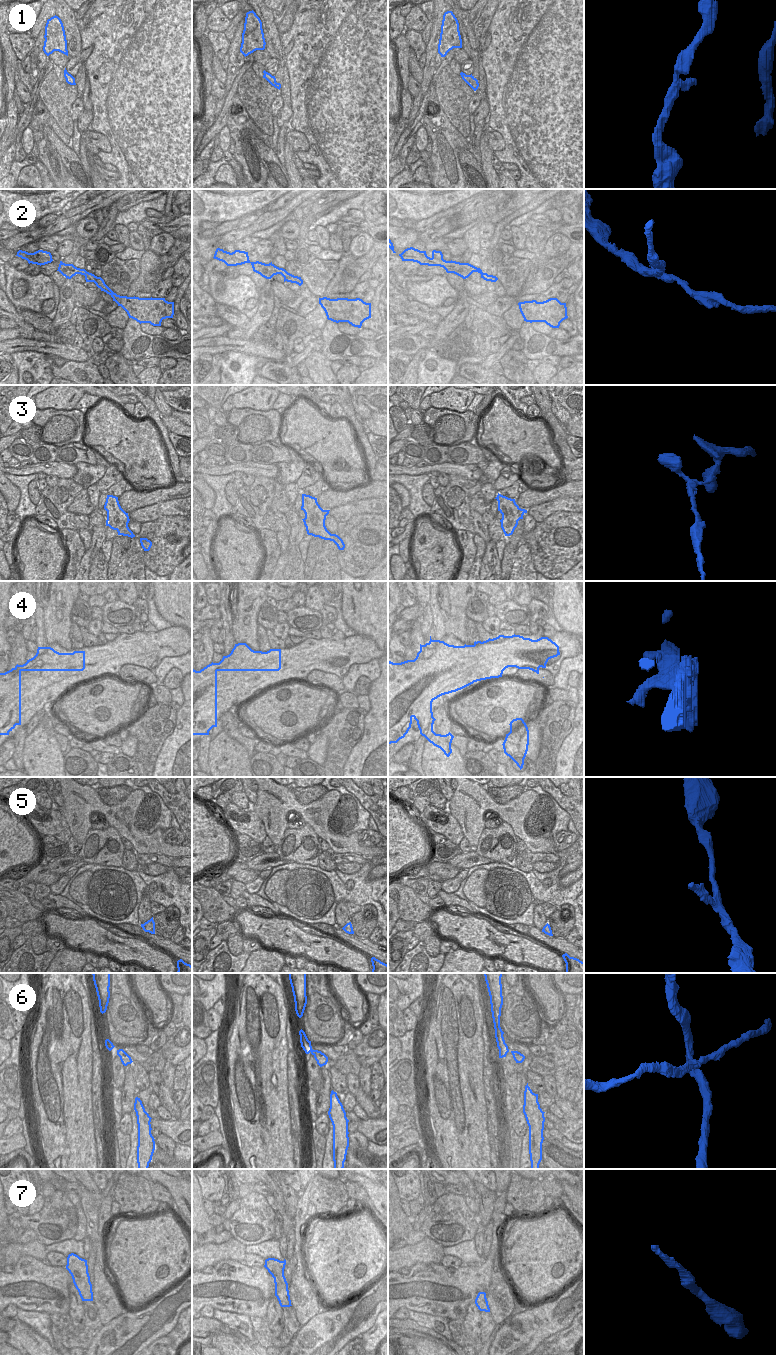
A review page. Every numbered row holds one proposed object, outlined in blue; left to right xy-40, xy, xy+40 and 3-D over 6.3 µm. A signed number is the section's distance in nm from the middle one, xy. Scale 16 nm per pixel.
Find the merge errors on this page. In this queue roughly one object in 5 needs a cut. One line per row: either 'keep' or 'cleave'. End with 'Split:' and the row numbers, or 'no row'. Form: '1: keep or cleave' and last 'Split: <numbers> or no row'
1: keep
2: cleave
3: keep
4: keep
5: cleave
6: cleave
7: keep
Split: 2, 5, 6

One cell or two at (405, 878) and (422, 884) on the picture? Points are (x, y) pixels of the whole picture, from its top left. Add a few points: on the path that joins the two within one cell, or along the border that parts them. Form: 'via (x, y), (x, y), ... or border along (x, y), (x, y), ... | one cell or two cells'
border along (429, 879), (417, 879), (410, 886) | two cells

